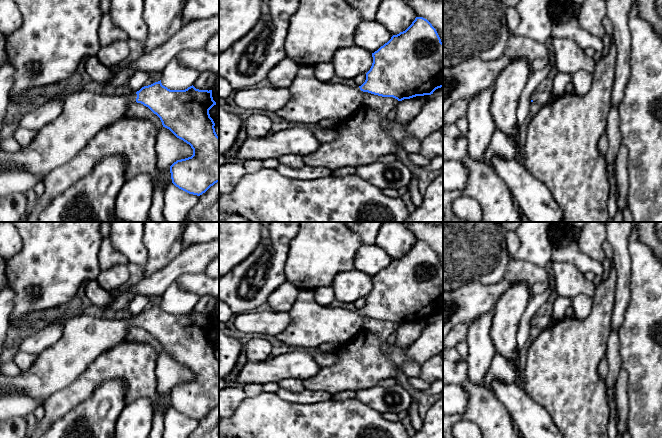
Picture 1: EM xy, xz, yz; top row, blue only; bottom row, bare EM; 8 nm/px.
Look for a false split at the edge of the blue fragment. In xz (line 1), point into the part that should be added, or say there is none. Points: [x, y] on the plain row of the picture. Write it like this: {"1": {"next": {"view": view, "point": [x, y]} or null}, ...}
{"1": {"next": {"view": "xz", "point": [312, 324]}}}

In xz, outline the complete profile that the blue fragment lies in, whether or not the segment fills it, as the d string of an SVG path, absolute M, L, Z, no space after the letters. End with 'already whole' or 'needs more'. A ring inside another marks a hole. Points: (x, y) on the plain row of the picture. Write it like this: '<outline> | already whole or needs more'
M416 241L405 255L393 259L372 277L372 281L373 287L366 297L366 304L357 311L321 305L315 300L314 290L300 290L289 310L291 323L276 339L296 349L315 348L327 342L345 344L364 328L364 316L402 325L431 319L436 313L443 311L443 267L436 253L423 241Z | needs more

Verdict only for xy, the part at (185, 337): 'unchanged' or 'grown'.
grown

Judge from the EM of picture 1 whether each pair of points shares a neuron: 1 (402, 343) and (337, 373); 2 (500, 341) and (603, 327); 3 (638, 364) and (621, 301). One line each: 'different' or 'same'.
1: different
2: different
3: different

